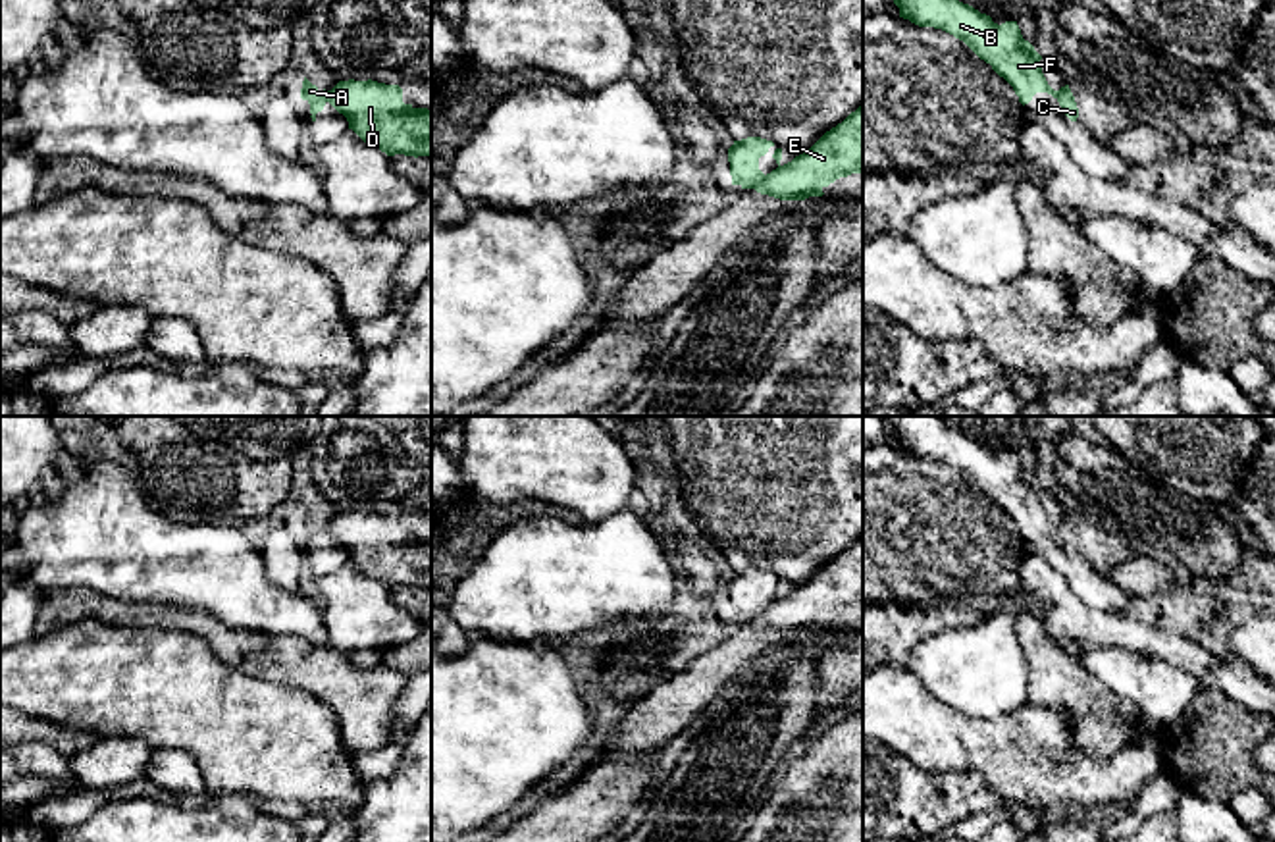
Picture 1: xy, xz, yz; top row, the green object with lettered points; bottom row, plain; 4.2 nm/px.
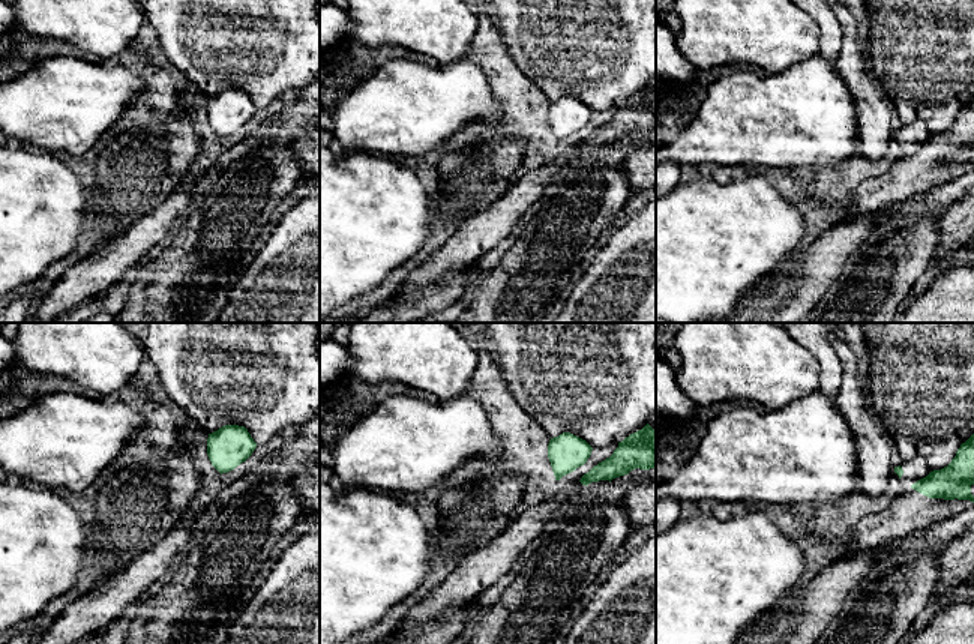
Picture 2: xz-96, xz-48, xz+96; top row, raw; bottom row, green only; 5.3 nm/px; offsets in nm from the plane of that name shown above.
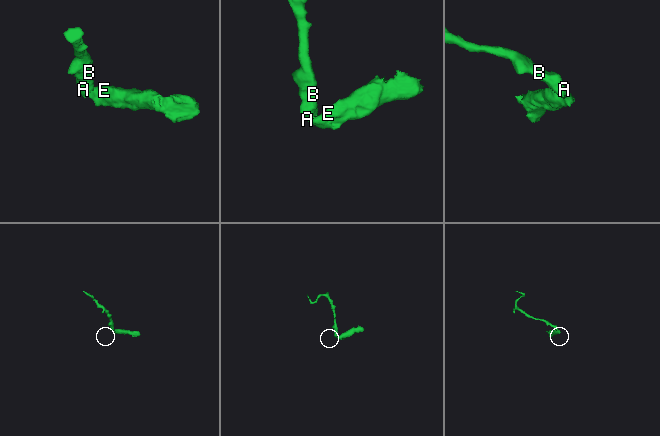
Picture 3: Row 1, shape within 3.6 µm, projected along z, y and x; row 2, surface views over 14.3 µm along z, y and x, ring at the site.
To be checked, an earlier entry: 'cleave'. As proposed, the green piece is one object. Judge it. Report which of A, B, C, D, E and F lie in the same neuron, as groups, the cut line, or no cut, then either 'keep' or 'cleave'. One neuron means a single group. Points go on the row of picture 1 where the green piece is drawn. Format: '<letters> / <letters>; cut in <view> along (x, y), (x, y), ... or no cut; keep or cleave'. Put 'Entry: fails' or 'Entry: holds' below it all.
A B F / C D E; cut in xz along (765, 176), (754, 187); cleave
Entry: holds

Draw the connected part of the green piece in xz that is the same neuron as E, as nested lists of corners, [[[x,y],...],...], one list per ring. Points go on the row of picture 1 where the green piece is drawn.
[[[863,104],[809,150],[767,173],[755,191],[780,200],[805,200],[822,197],[824,187],[851,173],[863,173]]]

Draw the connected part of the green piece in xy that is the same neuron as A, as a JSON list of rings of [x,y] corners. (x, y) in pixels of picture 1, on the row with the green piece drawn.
[[[306,77],[302,81],[302,89],[300,89],[300,98],[306,100],[310,104],[310,118],[312,121],[316,121],[316,114],[324,110],[325,102],[327,102],[327,91],[320,91],[316,85],[312,85]]]

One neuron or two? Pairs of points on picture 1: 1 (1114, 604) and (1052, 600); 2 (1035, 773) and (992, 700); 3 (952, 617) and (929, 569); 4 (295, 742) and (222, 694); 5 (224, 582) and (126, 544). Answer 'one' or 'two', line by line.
1: two
2: two
3: two
4: one
5: one

